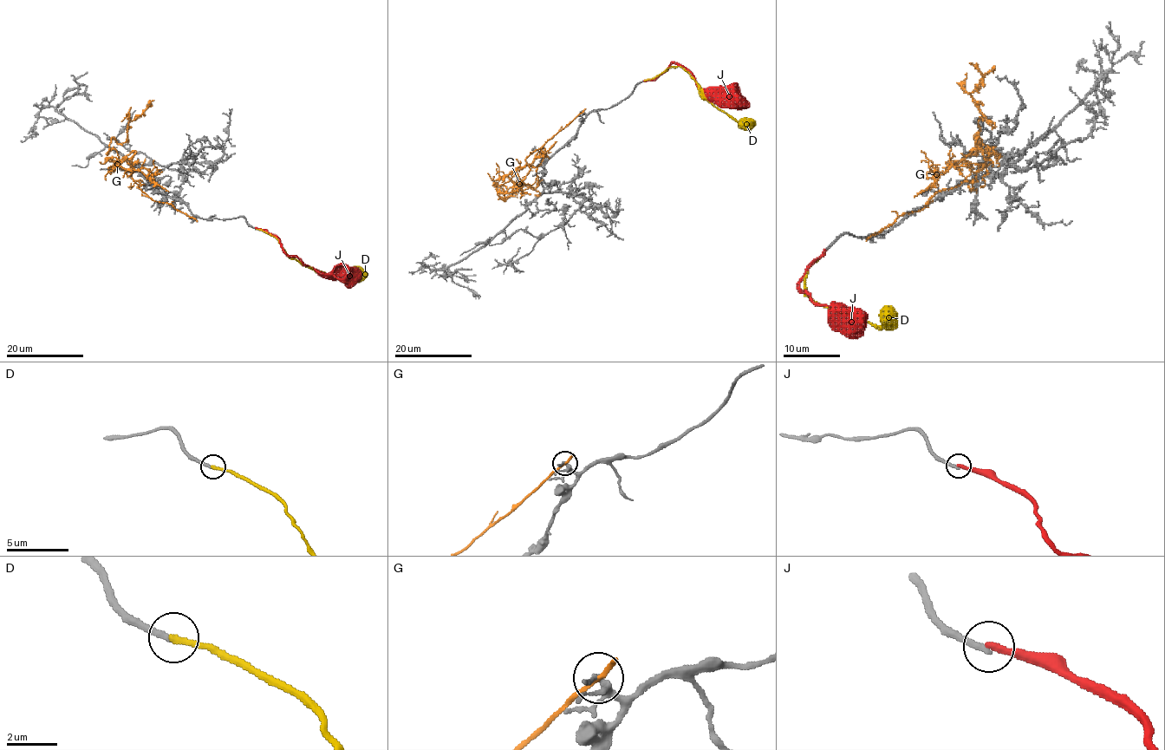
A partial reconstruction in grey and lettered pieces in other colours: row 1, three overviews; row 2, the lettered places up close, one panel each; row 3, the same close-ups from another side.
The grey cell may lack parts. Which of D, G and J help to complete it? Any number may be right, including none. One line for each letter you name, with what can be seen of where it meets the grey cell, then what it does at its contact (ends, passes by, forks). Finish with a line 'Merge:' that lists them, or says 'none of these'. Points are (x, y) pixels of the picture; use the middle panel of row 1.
D: Touches grey at (645, 80). It ends there
Merge: D

